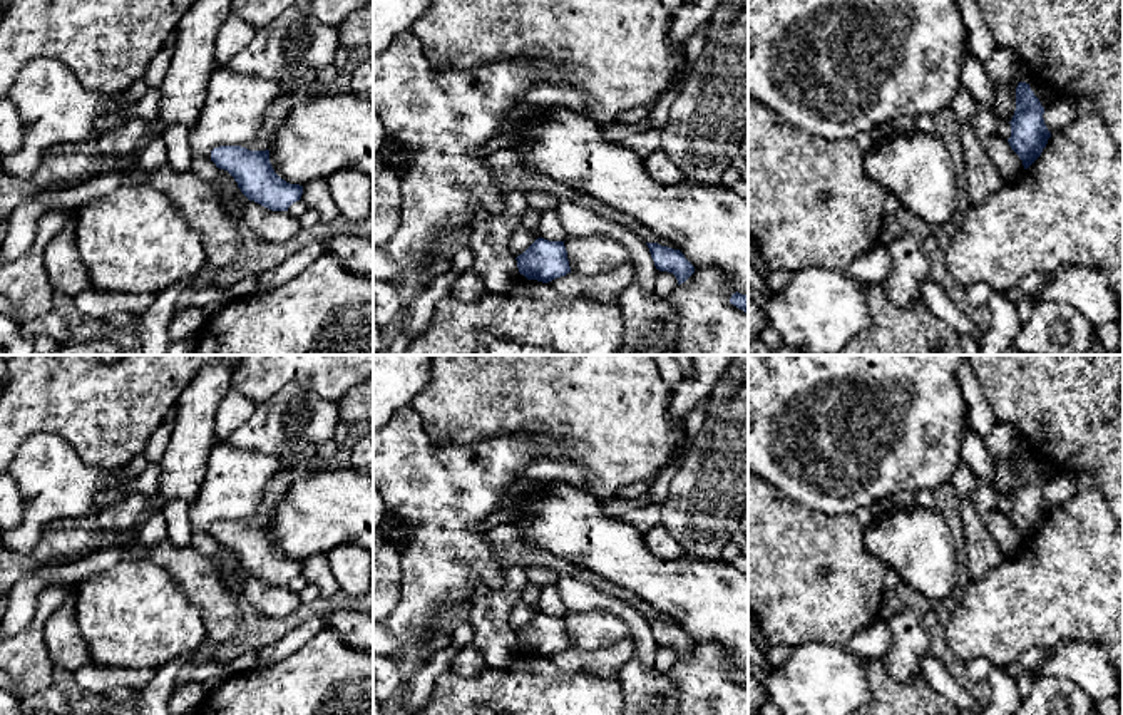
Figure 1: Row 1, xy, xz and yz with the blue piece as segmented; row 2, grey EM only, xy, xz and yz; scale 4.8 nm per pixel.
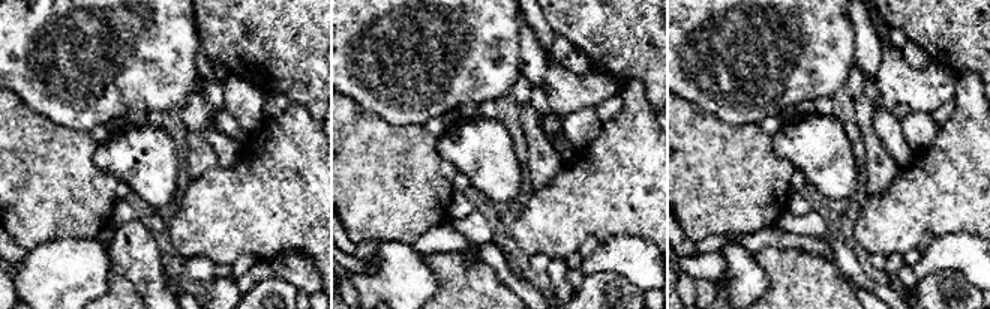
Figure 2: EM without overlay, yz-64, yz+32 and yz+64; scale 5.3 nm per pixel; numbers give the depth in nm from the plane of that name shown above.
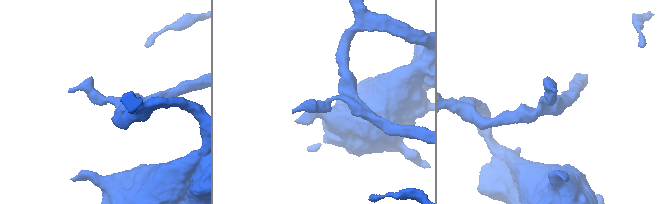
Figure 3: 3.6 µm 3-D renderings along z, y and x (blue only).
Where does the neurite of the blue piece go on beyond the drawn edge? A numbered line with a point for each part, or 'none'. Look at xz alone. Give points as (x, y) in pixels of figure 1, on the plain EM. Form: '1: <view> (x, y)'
none

